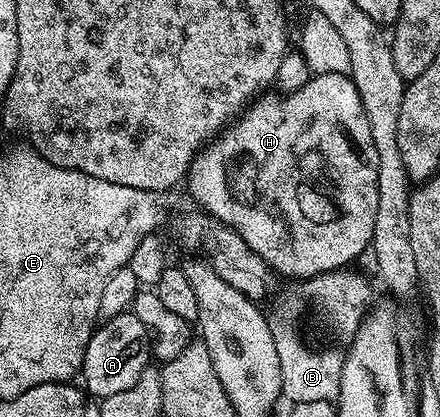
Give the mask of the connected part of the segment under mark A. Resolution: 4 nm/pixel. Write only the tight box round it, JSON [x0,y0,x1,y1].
[79,313,150,400]

